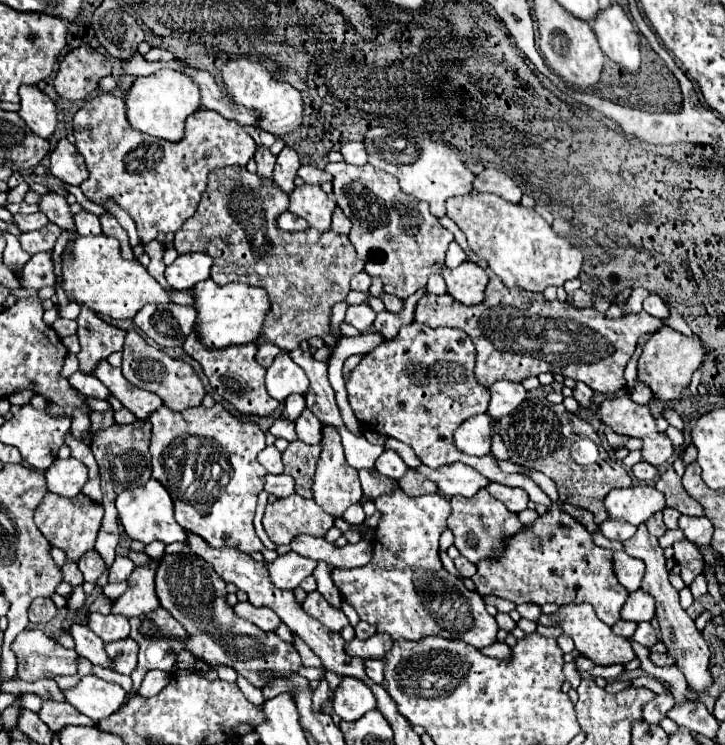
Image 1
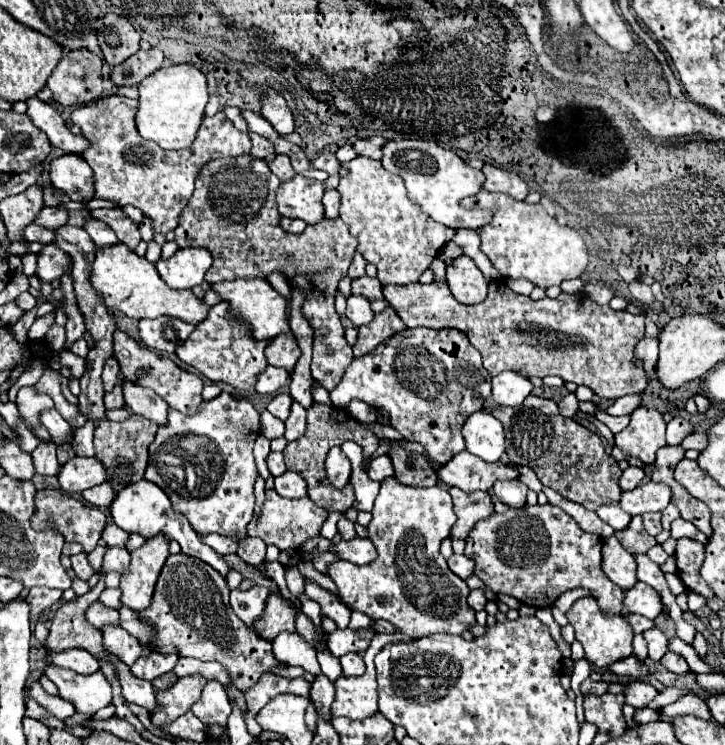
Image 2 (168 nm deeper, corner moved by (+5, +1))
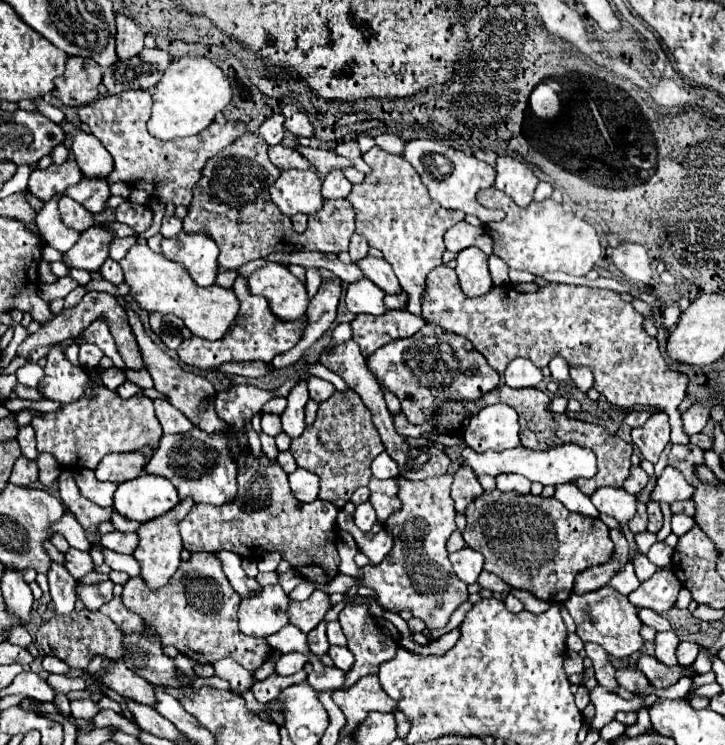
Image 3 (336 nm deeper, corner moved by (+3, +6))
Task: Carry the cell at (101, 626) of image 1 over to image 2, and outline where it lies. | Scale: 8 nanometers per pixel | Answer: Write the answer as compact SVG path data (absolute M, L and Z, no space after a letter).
M99 600L93 602L93 604L87 608L85 618L87 618L87 622L93 624L95 628L103 628L105 624L119 624L119 620L117 620L117 610L101 604Z

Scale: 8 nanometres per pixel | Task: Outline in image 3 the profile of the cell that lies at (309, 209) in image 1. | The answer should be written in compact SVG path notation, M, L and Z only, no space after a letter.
M313 169L281 171L281 177L269 191L271 201L279 207L281 213L289 217L295 213L311 215L323 207L321 179Z

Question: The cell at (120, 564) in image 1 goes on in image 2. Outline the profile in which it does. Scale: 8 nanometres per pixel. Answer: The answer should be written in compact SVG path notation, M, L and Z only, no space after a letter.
M107 546L105 558L103 558L103 570L117 570L123 572L129 566L129 550L125 546Z

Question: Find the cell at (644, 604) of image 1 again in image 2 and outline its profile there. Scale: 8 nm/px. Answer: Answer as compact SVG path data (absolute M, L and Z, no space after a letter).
M637 582L633 588L629 588L625 592L623 604L631 614L641 614L651 620L655 620L663 612L663 604L661 604L659 594L643 582Z

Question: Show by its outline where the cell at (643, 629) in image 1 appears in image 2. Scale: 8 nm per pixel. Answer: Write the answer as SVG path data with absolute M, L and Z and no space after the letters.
M651 628L649 632L643 632L643 636L645 636L647 644L649 644L649 658L655 660L655 662L661 660L661 656L669 650L667 648L667 644L669 644L667 636L659 628Z

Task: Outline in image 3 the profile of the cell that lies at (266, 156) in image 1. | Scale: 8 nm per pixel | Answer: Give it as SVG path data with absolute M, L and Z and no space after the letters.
M275 113L275 115L271 115L271 117L259 127L259 133L257 133L257 135L259 135L261 139L265 139L267 145L279 145L281 139L283 139L283 133L285 133L285 129L283 129L283 115Z

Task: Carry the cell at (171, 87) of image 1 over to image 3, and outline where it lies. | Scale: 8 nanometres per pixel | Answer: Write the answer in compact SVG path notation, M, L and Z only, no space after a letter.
M181 57L173 59L163 79L155 85L151 119L147 131L163 141L191 137L201 133L217 113L221 113L231 101L231 87L223 71L205 57Z

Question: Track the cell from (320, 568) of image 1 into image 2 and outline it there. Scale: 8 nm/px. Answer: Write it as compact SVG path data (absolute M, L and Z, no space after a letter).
M305 588L305 596L319 602L319 606L323 610L323 616L329 616L337 624L337 628L341 628L341 630L347 628L351 610L343 602L339 602L335 594L331 594L323 588Z

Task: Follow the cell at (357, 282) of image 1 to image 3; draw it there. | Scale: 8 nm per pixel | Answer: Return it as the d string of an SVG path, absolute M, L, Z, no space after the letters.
M355 233L355 235L351 237L351 243L349 243L349 255L351 255L351 261L357 263L359 259L367 257L367 251L369 251L369 245L367 245L365 237Z

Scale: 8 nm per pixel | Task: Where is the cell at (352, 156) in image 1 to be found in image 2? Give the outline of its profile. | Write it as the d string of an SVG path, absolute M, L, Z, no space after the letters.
M357 140L357 142L355 142L355 150L357 150L361 156L369 156L369 158L373 158L373 160L381 160L381 158L383 158L381 146L373 144L371 140Z

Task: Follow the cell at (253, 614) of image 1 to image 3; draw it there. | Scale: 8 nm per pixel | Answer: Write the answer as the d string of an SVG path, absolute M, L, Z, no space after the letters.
M315 591L305 601L289 599L287 615L289 615L289 623L291 625L299 627L303 633L309 633L311 629L315 629L321 623L321 619L325 617L325 613L329 609L331 609L329 595L323 593L323 591Z

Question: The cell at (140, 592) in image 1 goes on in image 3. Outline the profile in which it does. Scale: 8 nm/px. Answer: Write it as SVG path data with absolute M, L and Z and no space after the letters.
M185 499L175 509L171 509L169 513L143 523L139 527L139 531L137 531L139 545L137 545L135 553L133 553L133 557L139 561L139 565L141 565L141 577L143 577L145 585L151 591L157 591L159 587L163 587L169 581L169 577L175 573L175 569L179 567L179 561L181 561L179 553L183 549L181 535L179 535L179 523L187 517L187 513L191 511L193 505L195 505L193 499Z

